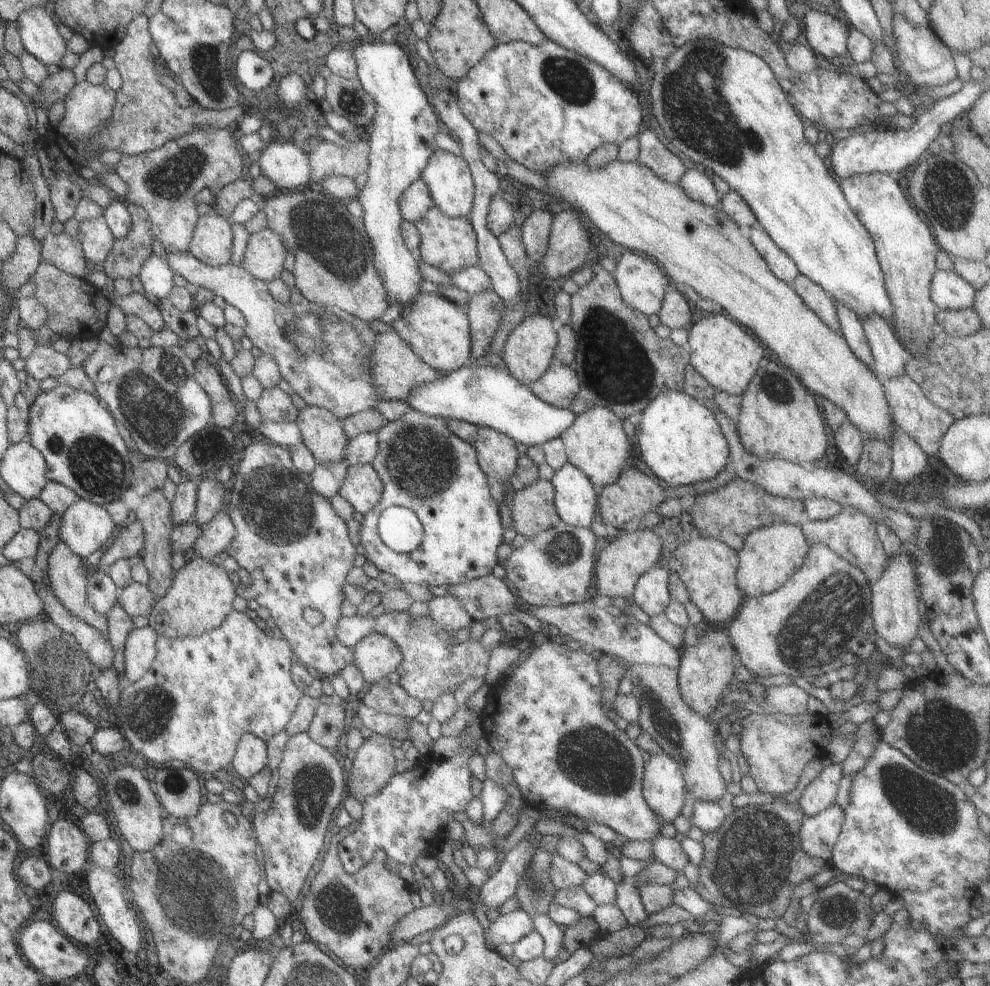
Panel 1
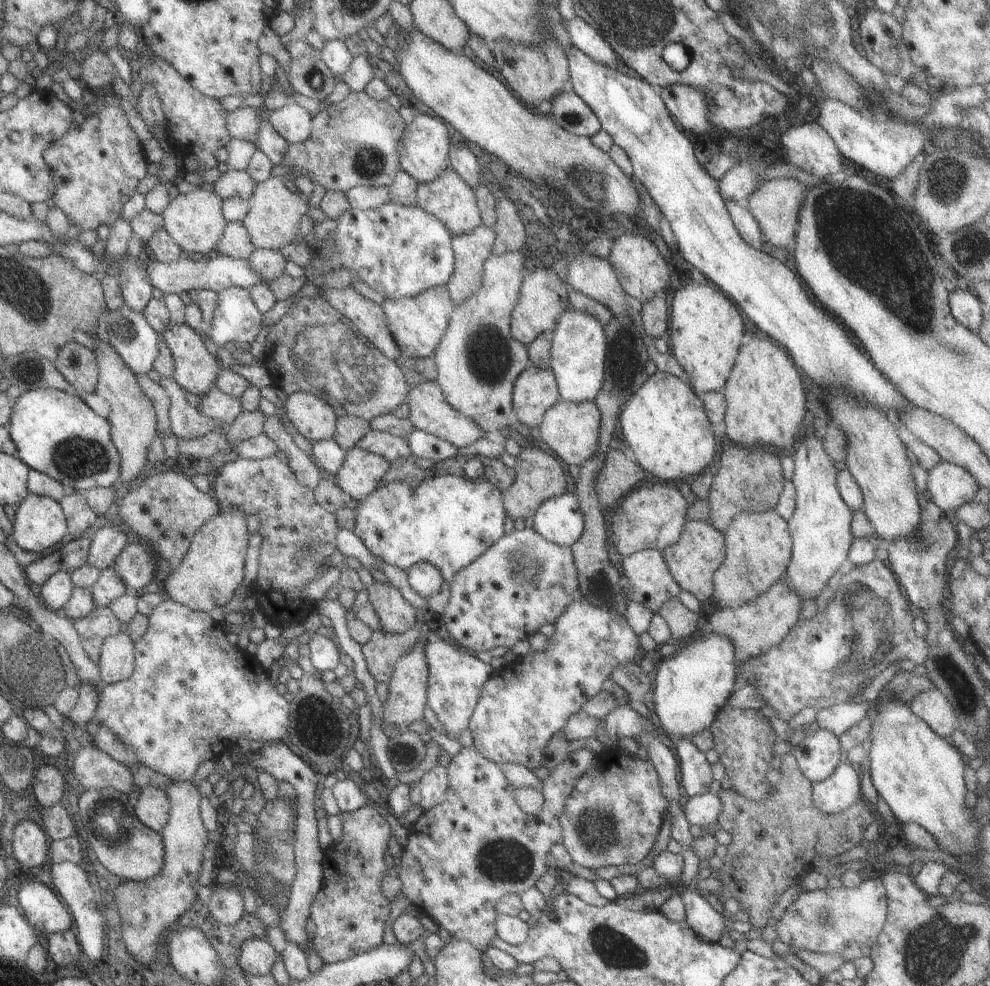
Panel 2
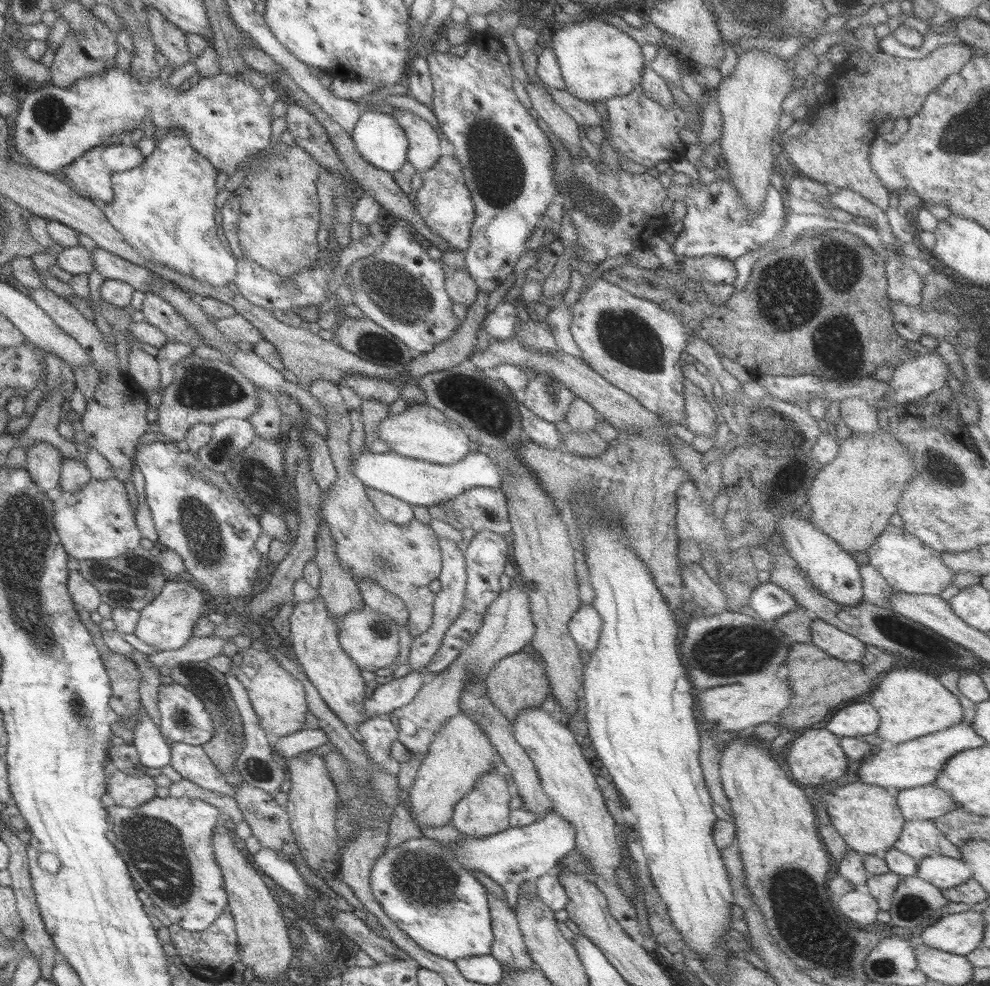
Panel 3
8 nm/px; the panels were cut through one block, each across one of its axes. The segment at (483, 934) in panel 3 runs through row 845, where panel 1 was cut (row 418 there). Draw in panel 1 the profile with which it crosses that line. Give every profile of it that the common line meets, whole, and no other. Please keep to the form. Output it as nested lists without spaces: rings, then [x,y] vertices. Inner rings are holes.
[[[410,408],[404,416],[400,416],[398,420],[390,420],[388,424],[384,424],[380,430],[378,430],[378,448],[376,456],[371,460],[372,466],[374,470],[380,475],[380,478],[383,482],[383,491],[380,502],[370,510],[370,512],[366,512],[364,515],[364,520],[362,520],[361,527],[359,530],[360,534],[360,543],[364,546],[364,550],[366,550],[365,558],[370,564],[374,564],[380,573],[388,573],[392,576],[396,576],[400,582],[406,584],[420,584],[420,586],[440,586],[442,584],[464,584],[464,582],[470,582],[470,580],[474,580],[480,578],[481,576],[496,572],[498,569],[498,556],[496,555],[496,550],[500,547],[500,545],[504,542],[502,533],[505,531],[504,526],[502,526],[502,520],[500,520],[500,512],[499,505],[494,498],[492,498],[492,494],[490,494],[490,487],[487,483],[487,476],[485,472],[480,468],[480,465],[477,461],[477,452],[473,446],[473,444],[468,444],[468,442],[464,442],[464,440],[460,440],[458,436],[454,436],[452,432],[450,432],[450,428],[448,428],[448,424],[446,424],[446,419],[440,418],[438,416],[432,416],[428,414],[424,414],[423,412],[414,410]],[[391,506],[399,506],[404,508],[409,508],[416,513],[418,520],[420,520],[421,525],[423,526],[423,539],[420,542],[420,546],[416,548],[416,550],[412,550],[412,552],[408,552],[408,554],[402,554],[400,552],[394,552],[394,550],[390,550],[382,540],[380,540],[380,536],[377,530],[378,519],[380,518],[380,514],[384,512],[387,508]]]

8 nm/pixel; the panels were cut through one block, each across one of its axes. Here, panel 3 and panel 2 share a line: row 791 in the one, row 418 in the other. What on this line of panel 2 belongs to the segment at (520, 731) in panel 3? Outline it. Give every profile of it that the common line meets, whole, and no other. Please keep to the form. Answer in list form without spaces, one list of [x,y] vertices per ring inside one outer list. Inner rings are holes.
[[[558,400],[537,428],[543,447],[550,448],[556,457],[562,458],[566,464],[580,466],[590,460],[598,450],[598,435],[600,434],[601,412],[593,401],[568,402]]]

